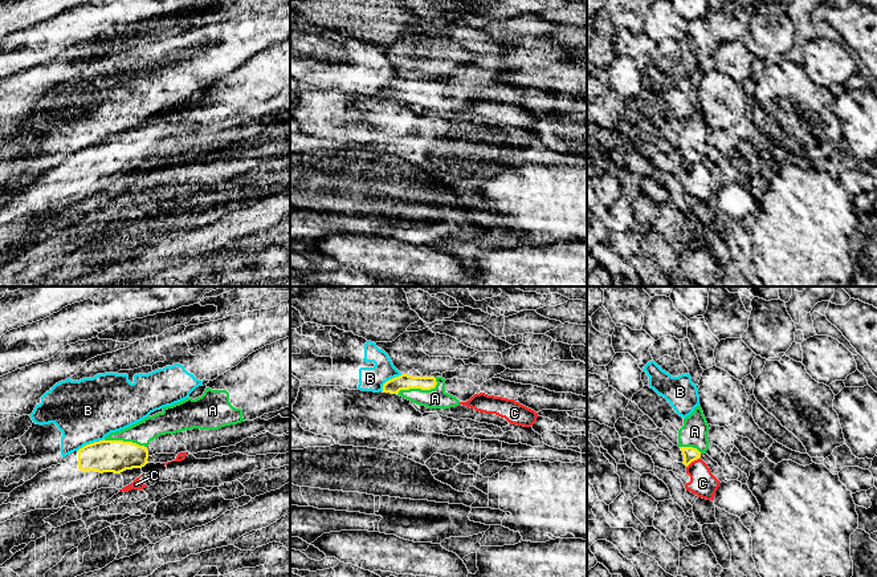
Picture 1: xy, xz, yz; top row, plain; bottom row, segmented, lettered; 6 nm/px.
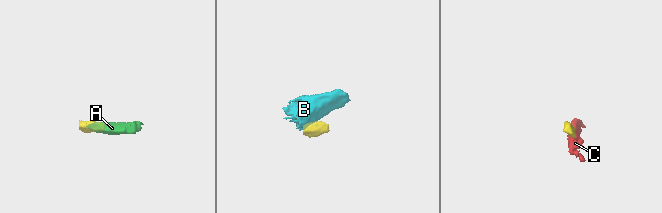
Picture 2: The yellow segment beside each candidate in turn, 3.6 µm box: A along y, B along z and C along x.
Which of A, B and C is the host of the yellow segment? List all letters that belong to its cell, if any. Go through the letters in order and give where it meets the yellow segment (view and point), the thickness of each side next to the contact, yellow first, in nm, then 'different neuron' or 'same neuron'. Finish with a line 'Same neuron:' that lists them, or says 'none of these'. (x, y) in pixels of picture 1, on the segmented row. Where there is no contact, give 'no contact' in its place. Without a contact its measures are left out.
A: xz (419, 387) | 100/130 nm | same neuron
B: xy (90, 443) | 190/380 nm | different neuron
C: yz (693, 460) | 90/160 nm | different neuron
Same neuron: A

